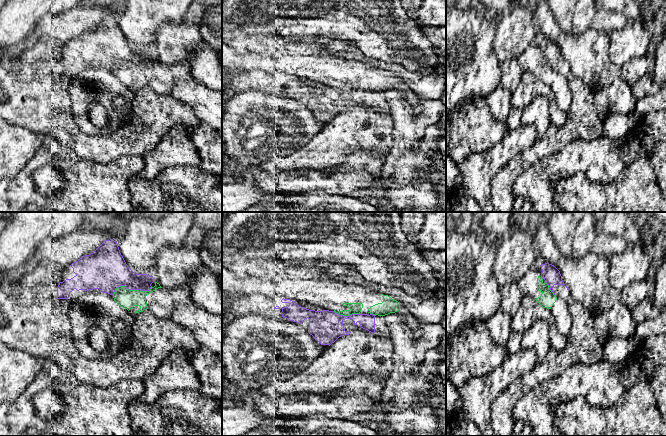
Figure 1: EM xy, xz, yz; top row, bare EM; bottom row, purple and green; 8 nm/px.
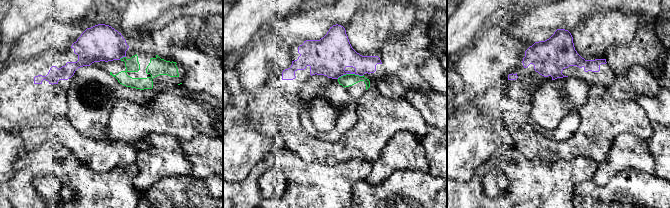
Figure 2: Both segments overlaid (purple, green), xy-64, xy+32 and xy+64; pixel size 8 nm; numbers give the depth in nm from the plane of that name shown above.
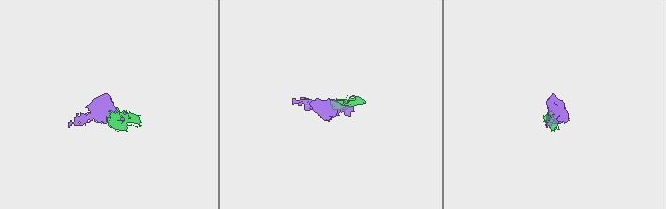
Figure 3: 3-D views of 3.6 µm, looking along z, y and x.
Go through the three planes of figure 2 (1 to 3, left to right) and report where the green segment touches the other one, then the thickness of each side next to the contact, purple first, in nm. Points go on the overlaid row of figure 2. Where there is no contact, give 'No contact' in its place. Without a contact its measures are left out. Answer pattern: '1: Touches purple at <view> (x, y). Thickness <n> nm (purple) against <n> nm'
1: Touches purple at xy-64 (122, 57). Thickness 300 nm (purple) against 110 nm
2: Touches purple at xy+32 (350, 73). Thickness 320 nm (purple) against 100 nm
3: No contact

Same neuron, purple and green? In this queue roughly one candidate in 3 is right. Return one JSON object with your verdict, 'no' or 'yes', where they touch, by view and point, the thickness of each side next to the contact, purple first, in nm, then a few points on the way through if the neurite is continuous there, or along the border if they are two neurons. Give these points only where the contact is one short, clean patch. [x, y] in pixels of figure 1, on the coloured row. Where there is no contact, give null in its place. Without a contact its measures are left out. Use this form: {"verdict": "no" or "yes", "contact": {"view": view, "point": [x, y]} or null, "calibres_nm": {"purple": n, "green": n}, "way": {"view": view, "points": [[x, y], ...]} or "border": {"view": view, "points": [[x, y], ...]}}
{"verdict": "no", "contact": {"view": "xy", "point": [124, 285]}, "calibres_nm": {"purple": 340, "green": 150}, "border": {"view": "xy", "points": [[138, 290], [129, 290], [124, 286], [119, 286], [112, 294]]}}

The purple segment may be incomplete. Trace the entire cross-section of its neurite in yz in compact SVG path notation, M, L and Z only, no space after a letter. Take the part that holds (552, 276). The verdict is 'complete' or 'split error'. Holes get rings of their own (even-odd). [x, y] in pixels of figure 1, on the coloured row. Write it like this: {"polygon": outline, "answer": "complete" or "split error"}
{"polygon": "M545 263L540 266L550 290L568 305L572 318L571 330L567 335L568 343L561 350L550 348L547 356L531 372L522 375L496 398L491 408L494 436L511 435L515 425L515 402L537 385L560 376L575 364L592 365L603 359L603 345L594 329L594 316L582 303L571 297L560 271L554 265Z", "answer": "split error"}

